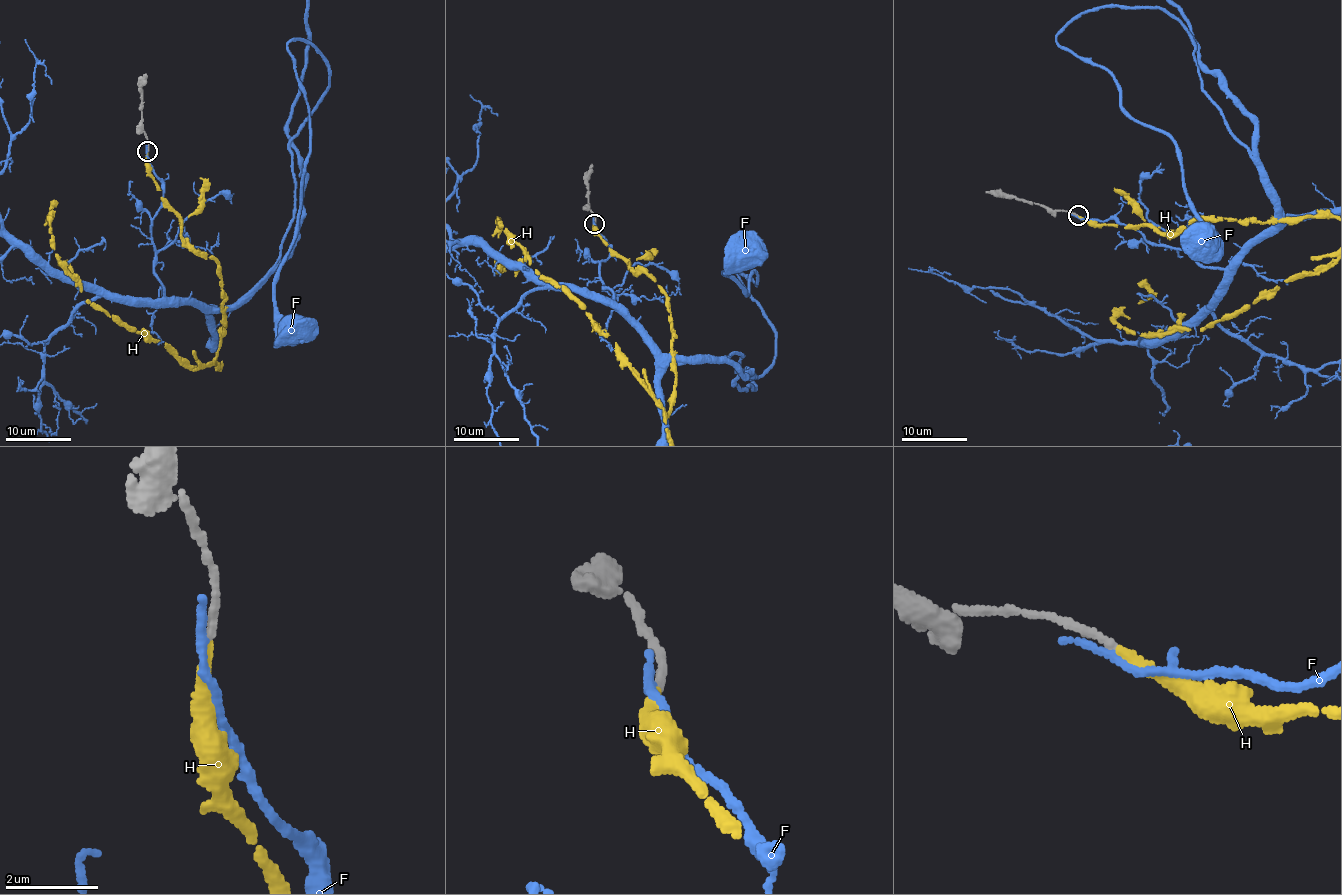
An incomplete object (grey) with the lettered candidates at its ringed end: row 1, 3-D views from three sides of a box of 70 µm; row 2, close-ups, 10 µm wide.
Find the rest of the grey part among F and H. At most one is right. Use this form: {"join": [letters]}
{"join": ["H"]}

